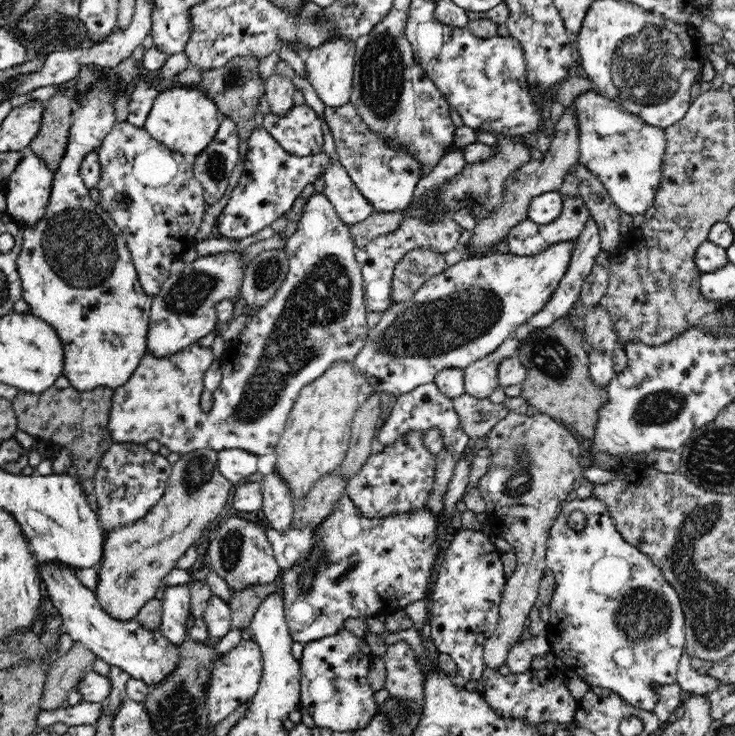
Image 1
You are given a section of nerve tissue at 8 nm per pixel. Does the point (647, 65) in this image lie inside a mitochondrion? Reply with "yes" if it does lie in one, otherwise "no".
yes

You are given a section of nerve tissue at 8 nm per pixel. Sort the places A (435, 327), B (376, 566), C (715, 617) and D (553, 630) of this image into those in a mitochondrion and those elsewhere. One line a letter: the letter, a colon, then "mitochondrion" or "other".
A: mitochondrion
B: other
C: mitochondrion
D: other

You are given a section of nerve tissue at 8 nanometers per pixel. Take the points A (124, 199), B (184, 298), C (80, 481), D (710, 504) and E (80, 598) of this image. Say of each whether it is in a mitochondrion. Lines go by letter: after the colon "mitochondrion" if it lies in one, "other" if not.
A: mitochondrion
B: mitochondrion
C: other
D: mitochondrion
E: other

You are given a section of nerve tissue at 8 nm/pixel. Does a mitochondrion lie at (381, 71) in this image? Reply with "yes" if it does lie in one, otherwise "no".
yes

